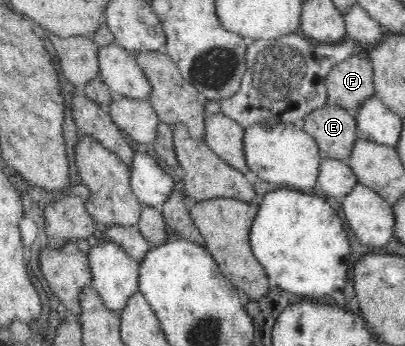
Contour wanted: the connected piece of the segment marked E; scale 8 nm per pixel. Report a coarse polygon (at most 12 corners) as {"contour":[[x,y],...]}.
{"contour":[[327,103],[307,113],[304,129],[323,157],[346,162],[355,113]]}

